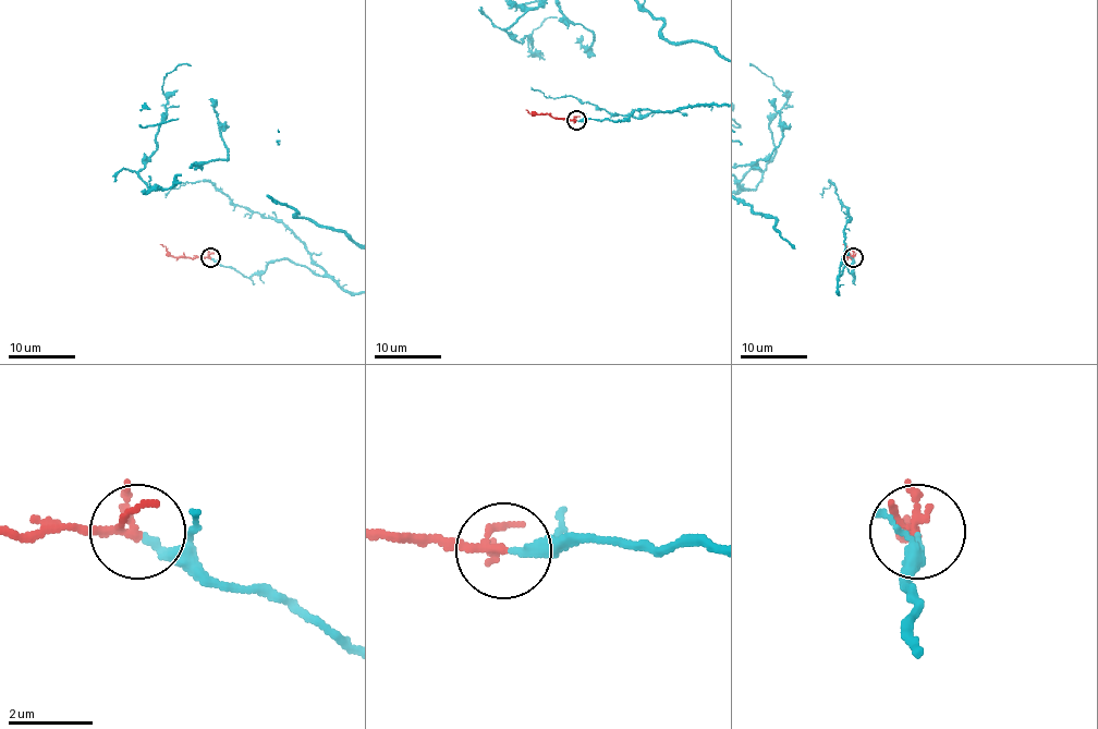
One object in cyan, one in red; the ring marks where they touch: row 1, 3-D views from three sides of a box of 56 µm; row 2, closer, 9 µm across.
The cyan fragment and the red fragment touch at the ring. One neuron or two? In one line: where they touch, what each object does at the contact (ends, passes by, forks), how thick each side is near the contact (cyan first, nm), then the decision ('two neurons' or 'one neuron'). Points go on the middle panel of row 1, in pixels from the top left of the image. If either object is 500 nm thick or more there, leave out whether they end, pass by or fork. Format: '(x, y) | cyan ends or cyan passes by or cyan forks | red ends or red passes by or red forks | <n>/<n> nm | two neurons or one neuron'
(576, 120) | cyan ends | red forks | 220/140 nm | one neuron

